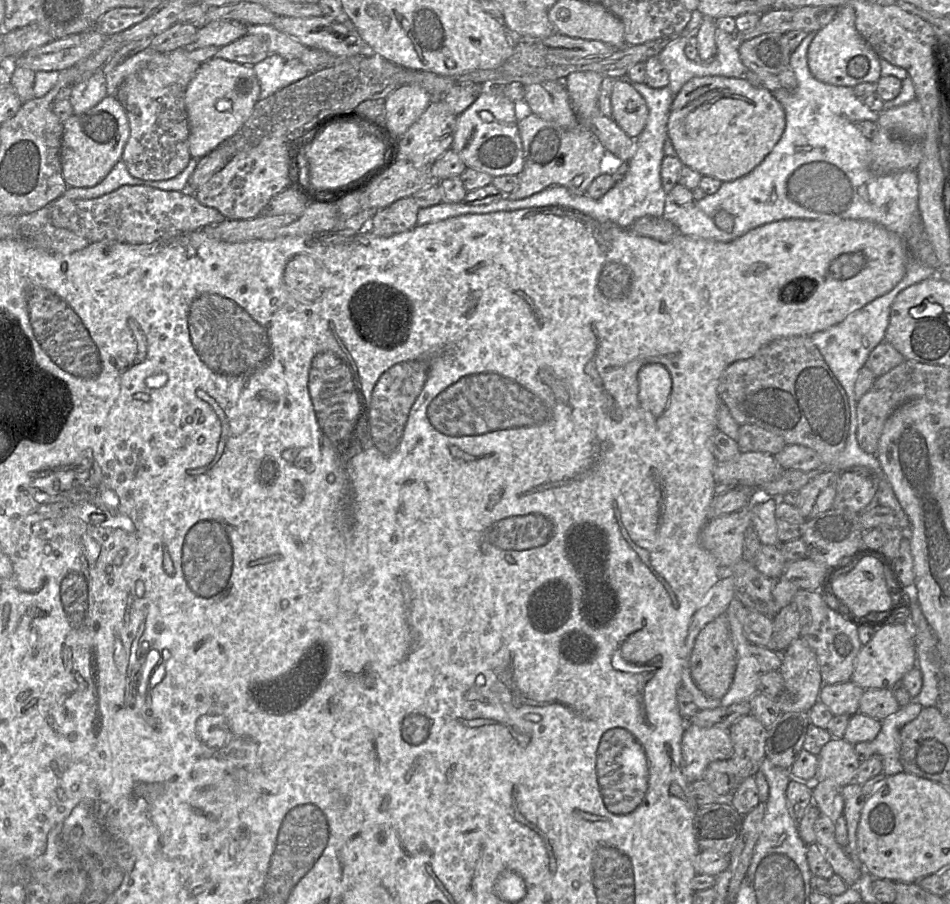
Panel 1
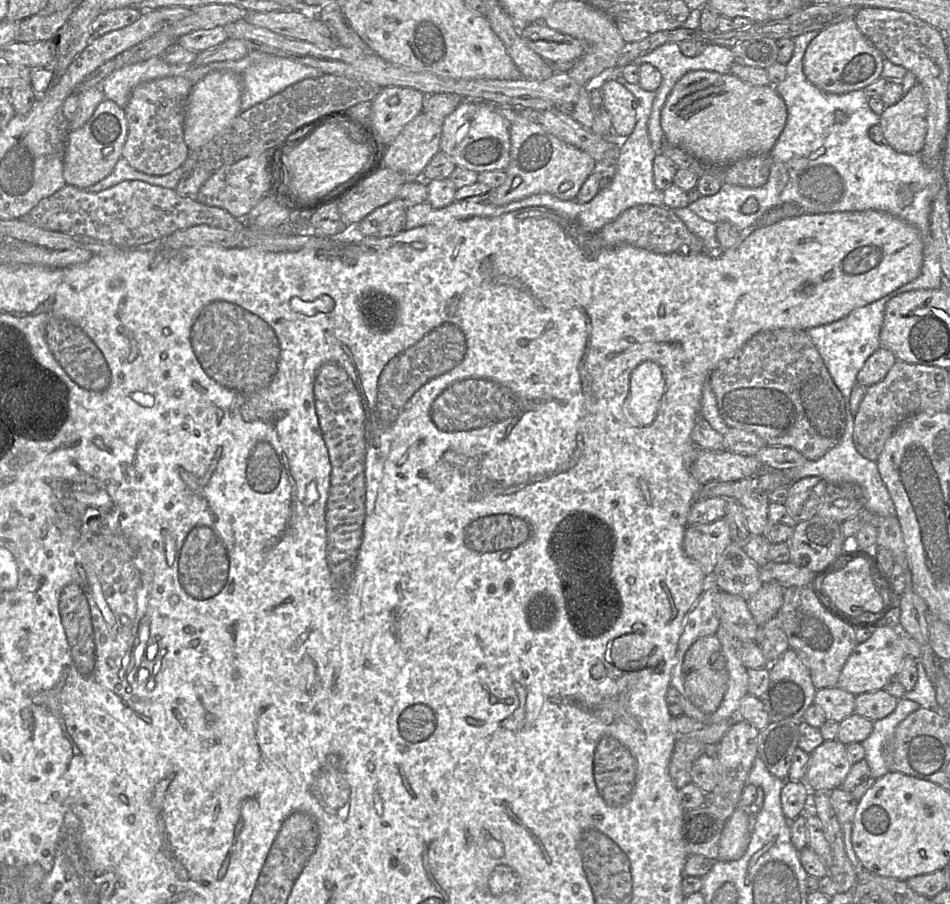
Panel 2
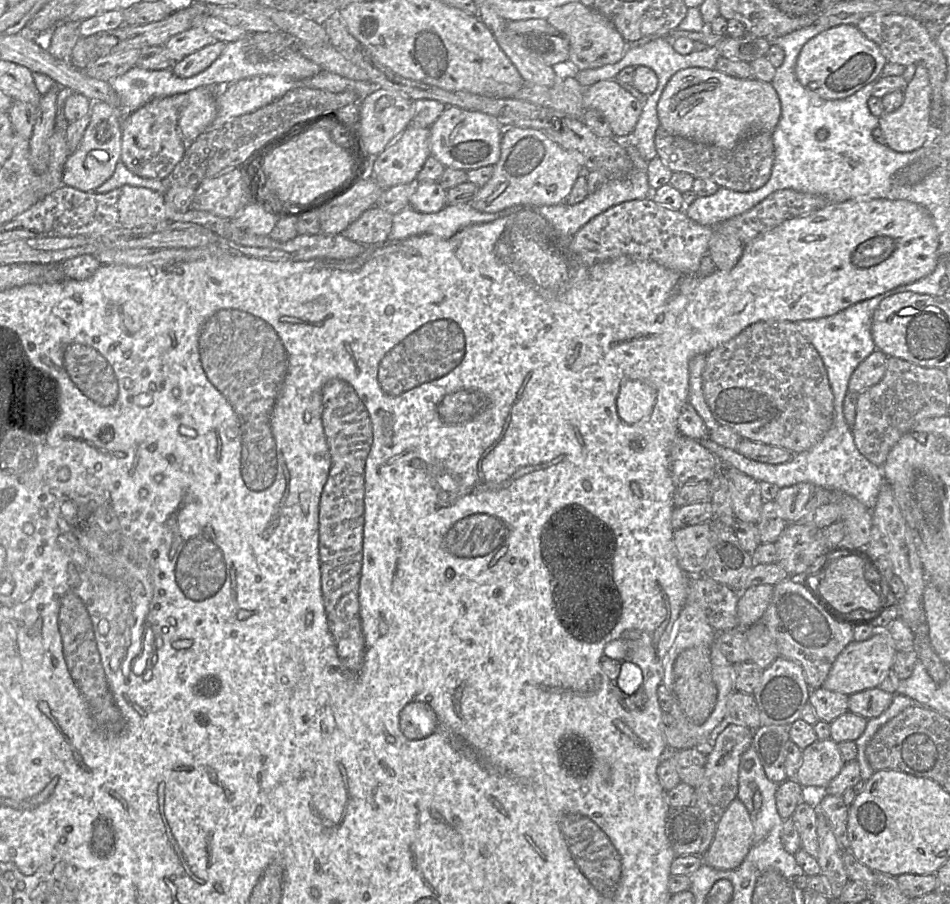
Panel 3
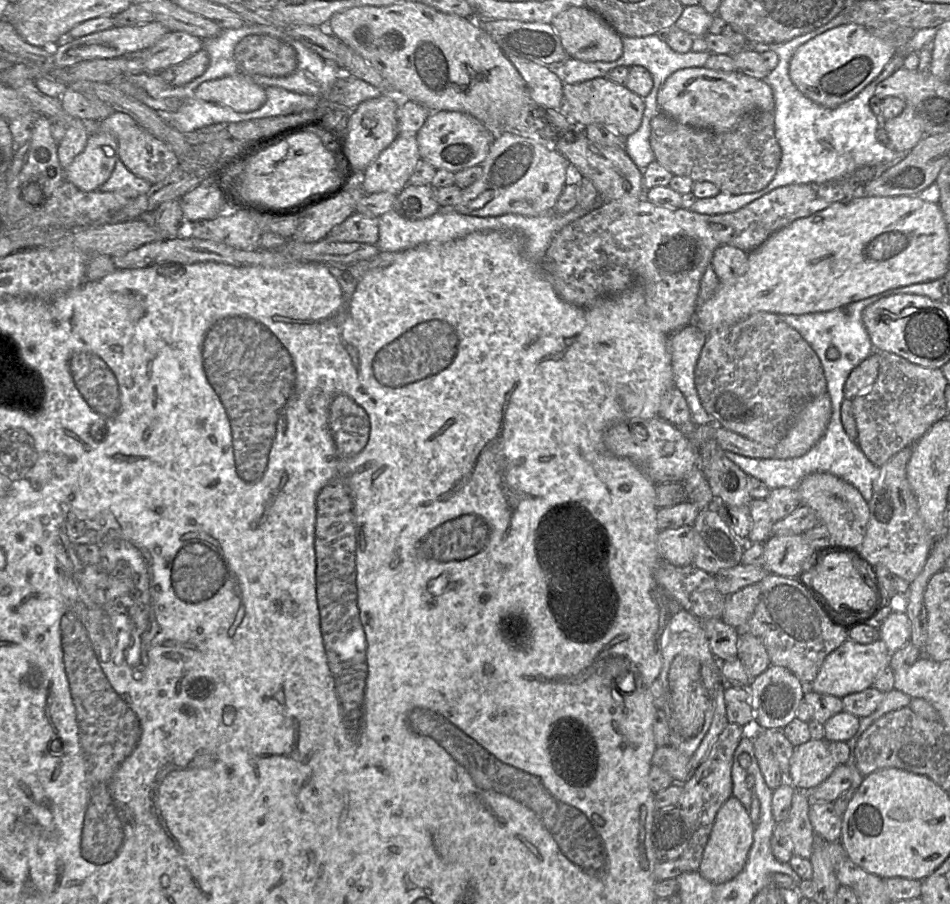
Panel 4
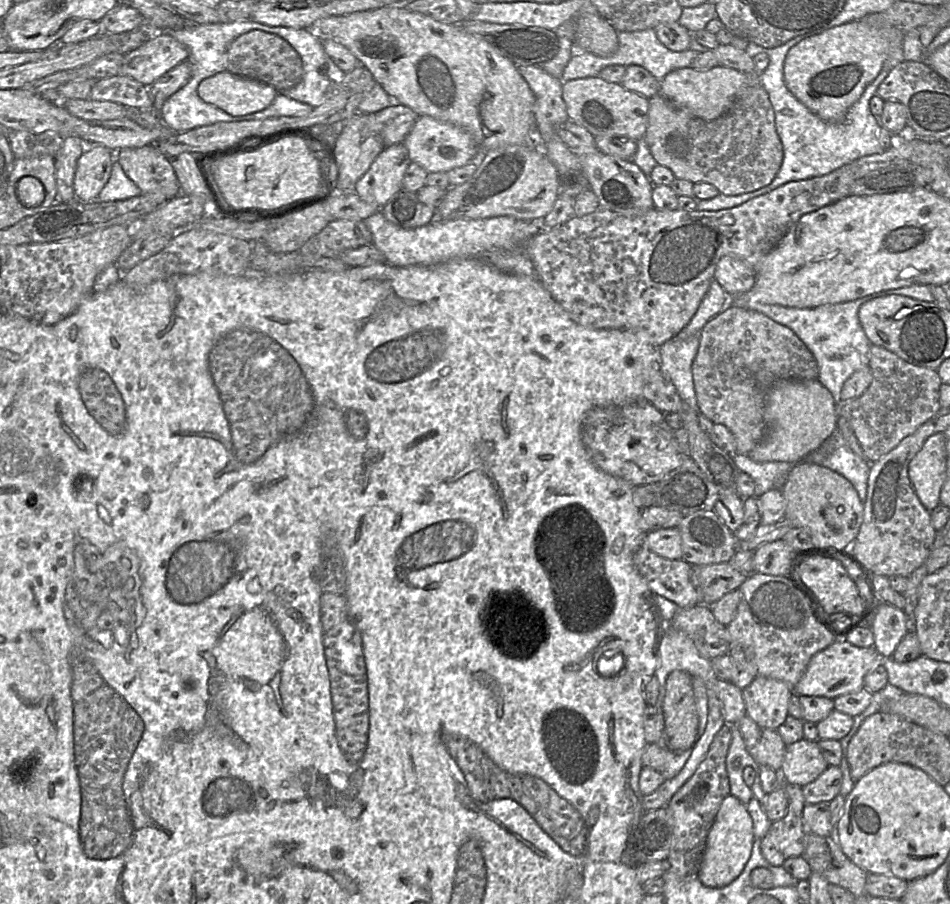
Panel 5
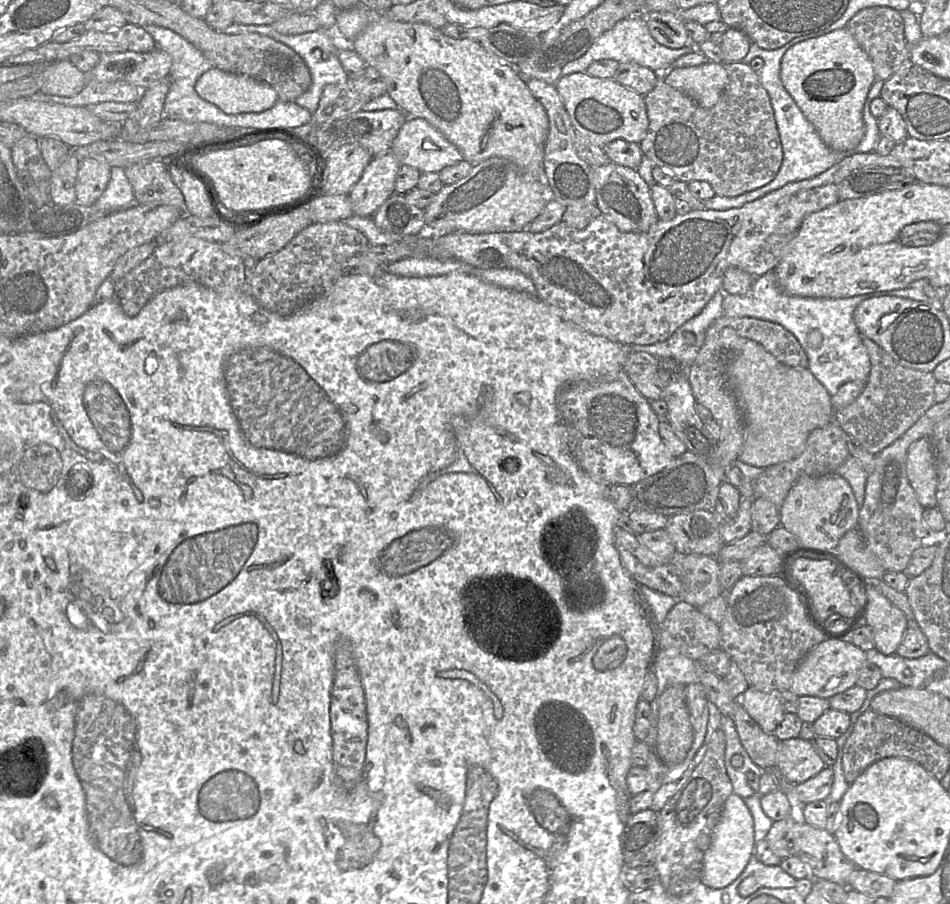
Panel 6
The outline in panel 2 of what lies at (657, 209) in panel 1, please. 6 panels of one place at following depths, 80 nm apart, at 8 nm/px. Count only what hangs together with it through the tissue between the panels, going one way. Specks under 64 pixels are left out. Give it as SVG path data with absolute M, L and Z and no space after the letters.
M618 77L617 81L628 89L639 100L637 123L633 132L619 143L618 161L616 172L608 185L602 187L597 195L589 202L580 203L576 200L561 200L549 193L540 193L528 196L521 200L511 202L504 206L493 205L492 209L507 208L508 212L529 207L545 207L572 220L577 221L584 231L595 233L606 224L615 220L623 211L633 206L650 204L663 206L663 193L660 191L653 178L653 161L657 155L651 145L648 134L648 120L651 114L653 100L656 92L646 91L638 84L627 82Z

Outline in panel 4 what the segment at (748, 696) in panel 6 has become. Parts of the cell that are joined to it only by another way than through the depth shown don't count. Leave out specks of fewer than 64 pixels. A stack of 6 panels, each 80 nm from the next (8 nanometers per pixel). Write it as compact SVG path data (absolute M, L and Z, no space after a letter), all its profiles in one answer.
M770 665L767 670L758 675L749 687L753 710L756 717L756 727L759 729L783 730L794 718L797 709L807 691L807 686L790 670L782 666Z

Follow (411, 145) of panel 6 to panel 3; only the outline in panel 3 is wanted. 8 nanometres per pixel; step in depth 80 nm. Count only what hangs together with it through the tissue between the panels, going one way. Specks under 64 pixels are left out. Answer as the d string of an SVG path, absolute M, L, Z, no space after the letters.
M447 106L429 129L431 156L446 168L469 171L494 166L500 159L501 139L505 128L489 114Z

